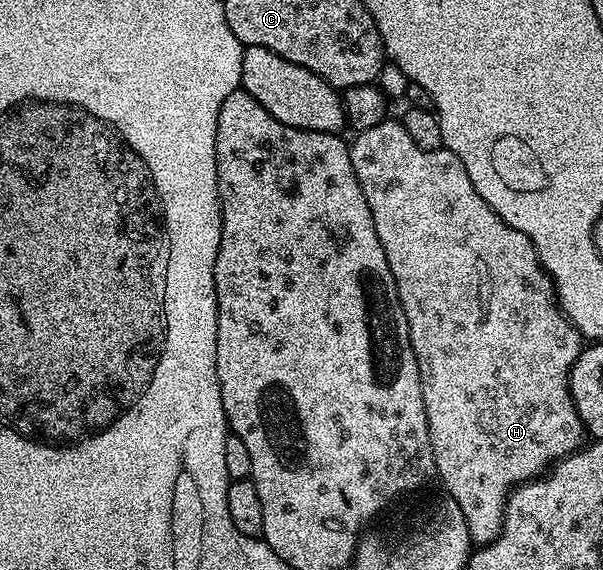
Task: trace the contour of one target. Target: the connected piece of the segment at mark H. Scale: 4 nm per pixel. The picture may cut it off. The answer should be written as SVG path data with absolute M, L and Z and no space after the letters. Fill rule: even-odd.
M394 118L380 122L380 126L372 126L372 130L359 132L353 138L355 140L350 144L352 170L356 170L356 178L360 182L360 190L364 190L368 210L372 210L376 238L380 238L380 246L384 246L384 254L396 282L404 318L408 318L408 334L420 370L424 410L434 451L434 471L437 479L442 479L442 484L446 487L445 495L454 500L464 513L464 522L468 522L471 541L478 546L490 544L502 528L502 516L506 513L506 500L511 492L519 484L541 477L559 460L578 451L583 443L582 420L576 414L570 397L570 371L576 358L582 353L584 337L563 314L558 298L554 295L554 284L550 275L542 269L534 243L524 234L520 234L520 230L512 230L512 226L508 226L508 222L499 218L496 210L492 210L492 206L488 206L488 202L484 202L484 198L476 194L472 178L468 178L468 170L464 170L464 162L460 162L456 154L452 154L445 146L434 152L420 150L420 146L416 146L416 142L408 138L408 130L404 130L404 126Z

